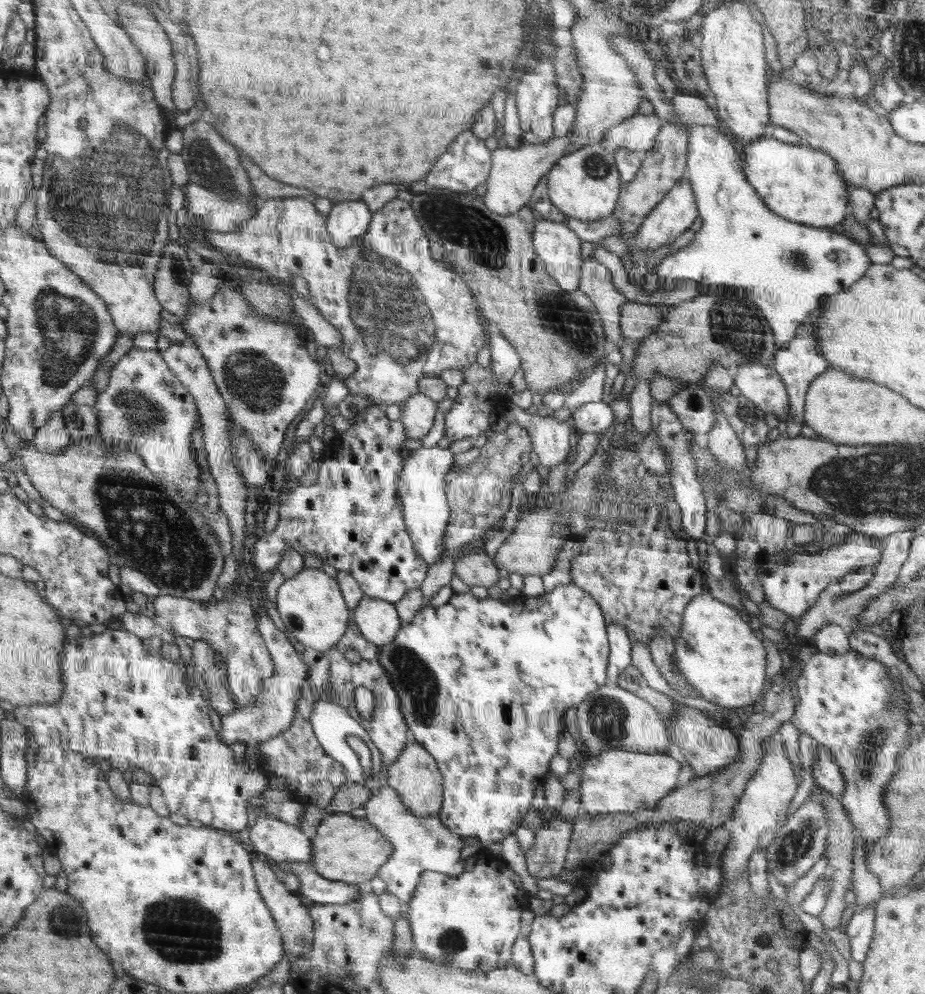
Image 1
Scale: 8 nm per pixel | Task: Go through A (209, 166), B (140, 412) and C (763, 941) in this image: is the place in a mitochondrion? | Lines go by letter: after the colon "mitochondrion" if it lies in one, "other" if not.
A: mitochondrion
B: mitochondrion
C: other

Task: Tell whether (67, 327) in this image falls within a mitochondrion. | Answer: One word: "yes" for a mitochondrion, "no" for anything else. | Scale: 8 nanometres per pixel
yes

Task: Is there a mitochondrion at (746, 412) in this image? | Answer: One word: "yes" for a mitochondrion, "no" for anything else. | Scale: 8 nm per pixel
yes

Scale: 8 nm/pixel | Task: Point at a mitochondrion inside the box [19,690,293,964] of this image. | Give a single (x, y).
(63, 921)

